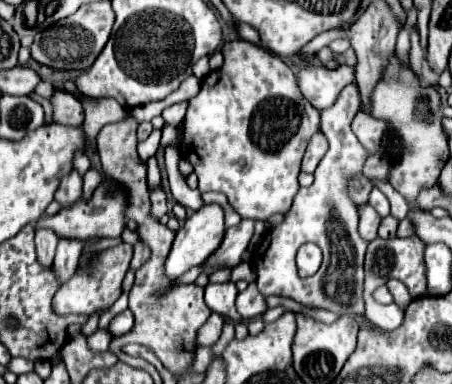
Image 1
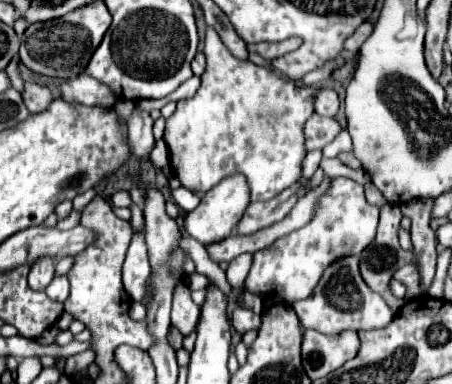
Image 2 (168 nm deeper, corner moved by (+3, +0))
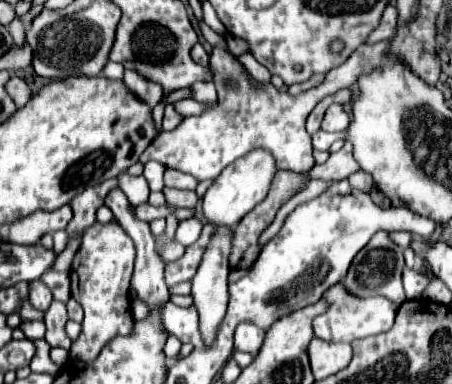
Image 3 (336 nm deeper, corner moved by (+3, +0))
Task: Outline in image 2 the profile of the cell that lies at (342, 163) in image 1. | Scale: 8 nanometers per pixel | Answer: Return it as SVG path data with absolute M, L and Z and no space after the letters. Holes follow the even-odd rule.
M348 256L328 266L312 296L292 304L292 308L298 314L304 328L312 328L322 334L340 334L346 330L378 330L390 324L390 306L384 302L382 296L372 292L360 278L356 256Z

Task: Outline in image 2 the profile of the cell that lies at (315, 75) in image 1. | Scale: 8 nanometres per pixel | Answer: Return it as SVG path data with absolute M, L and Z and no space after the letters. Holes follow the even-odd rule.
M322 88L316 96L316 104L314 104L314 110L320 114L320 116L330 116L334 118L338 114L338 108L340 108L340 100L338 100L338 94L332 90L332 88Z

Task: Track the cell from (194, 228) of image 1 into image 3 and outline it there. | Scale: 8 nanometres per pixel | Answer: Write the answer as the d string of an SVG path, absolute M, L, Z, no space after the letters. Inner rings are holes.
M252 150L244 158L240 158L240 162L232 162L232 166L222 170L218 178L214 178L214 182L204 194L202 212L206 222L214 226L226 226L226 228L232 228L234 224L238 224L258 202L264 200L274 172L276 172L276 166L268 150Z

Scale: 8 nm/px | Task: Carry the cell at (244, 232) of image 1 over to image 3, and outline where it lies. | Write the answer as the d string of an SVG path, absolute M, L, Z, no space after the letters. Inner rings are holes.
M346 142L338 152L330 154L330 158L324 164L314 164L312 170L308 170L306 174L306 184L314 178L320 178L324 182L334 182L334 180L344 180L350 174L358 172L360 166L352 156L352 146L350 142Z

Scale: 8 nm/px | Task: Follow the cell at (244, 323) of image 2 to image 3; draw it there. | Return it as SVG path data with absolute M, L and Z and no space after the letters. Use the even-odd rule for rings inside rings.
M240 322L240 326L236 328L236 334L234 334L234 350L256 354L262 346L264 334L266 332L260 330L260 326L256 326L254 322Z

